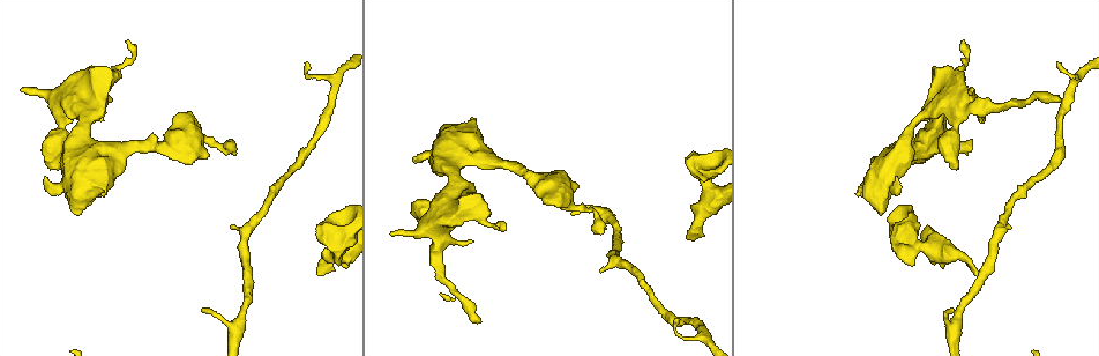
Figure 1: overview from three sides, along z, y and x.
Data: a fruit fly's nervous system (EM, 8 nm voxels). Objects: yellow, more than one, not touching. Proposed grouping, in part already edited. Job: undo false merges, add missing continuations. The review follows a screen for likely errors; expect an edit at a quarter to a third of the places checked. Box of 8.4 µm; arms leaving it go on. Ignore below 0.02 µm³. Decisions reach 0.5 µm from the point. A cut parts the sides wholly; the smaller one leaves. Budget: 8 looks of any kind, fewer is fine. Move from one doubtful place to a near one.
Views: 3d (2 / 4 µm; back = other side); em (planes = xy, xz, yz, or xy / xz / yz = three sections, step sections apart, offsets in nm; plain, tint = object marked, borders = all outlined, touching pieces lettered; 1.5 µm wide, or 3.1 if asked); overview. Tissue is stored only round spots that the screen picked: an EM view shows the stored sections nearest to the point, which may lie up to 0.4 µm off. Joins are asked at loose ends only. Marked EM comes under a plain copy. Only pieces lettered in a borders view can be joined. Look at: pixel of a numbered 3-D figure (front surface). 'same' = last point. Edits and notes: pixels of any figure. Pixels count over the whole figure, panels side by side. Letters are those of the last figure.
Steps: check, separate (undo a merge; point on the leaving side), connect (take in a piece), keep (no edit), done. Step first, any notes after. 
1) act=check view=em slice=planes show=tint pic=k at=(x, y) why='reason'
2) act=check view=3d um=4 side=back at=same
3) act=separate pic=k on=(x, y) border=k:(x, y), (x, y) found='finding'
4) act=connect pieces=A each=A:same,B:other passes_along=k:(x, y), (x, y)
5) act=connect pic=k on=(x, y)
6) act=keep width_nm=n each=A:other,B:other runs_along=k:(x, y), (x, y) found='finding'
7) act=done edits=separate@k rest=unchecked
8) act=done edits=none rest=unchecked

act=check view=3d um=2 pic=1 at=(479, 321) why='an open end'

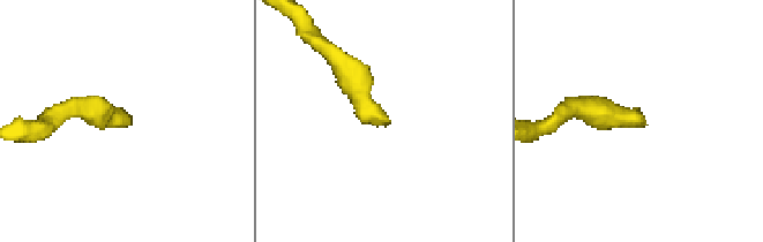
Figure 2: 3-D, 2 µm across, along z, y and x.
act=check view=em slice=yz step=4 show=borders pic=2 at=(130, 124) why='shape alone is not enough'

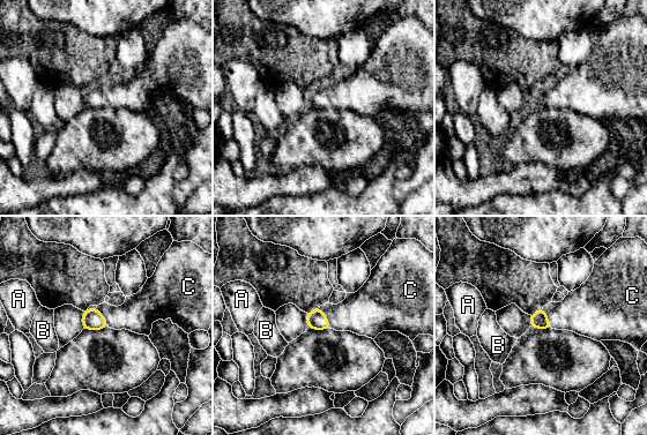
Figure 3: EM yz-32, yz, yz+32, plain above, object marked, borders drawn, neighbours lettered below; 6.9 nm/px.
act=connect pieces=C each=A:other,B:other,C:same passes_along=3:(317, 320), (326, 317), (361, 313) found='it goes on there'

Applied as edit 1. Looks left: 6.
act=check view=em slice=xz step=8 show=borders pic=1 at=(319, 274) why='branch stops here'

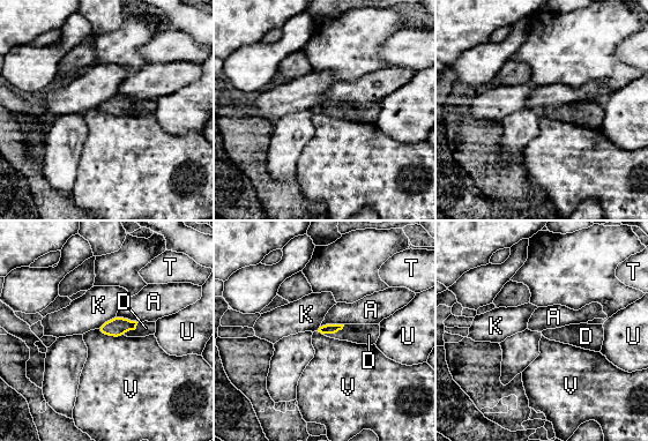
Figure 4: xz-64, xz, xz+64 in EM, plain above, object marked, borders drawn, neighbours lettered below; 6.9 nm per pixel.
act=connect pieces=D each=A:other,D:same,K:other,T:other,U:other,V:other passes_along=4:(328, 328), (334, 333), (362, 334) found='it goes on there'

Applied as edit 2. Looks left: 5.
act=check view=3d um=2 pic=1 at=(1057, 63) why='thin end'

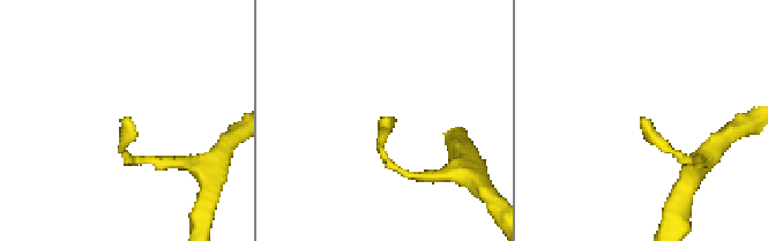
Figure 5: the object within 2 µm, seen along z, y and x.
act=check view=em slice=planes show=borders pic=5 at=(640, 117)

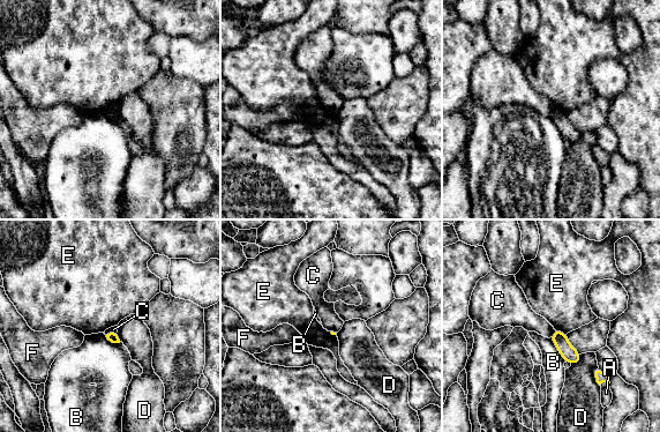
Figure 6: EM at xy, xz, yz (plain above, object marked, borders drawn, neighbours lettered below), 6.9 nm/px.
act=keep each=A:other,B:other,C:other,D:other,E:other,F:other border=6:(554, 329), (550, 336) found='no lettered piece goes on from it'

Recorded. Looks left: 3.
act=done edits=connect@3,connect@4 rest=unchecked

